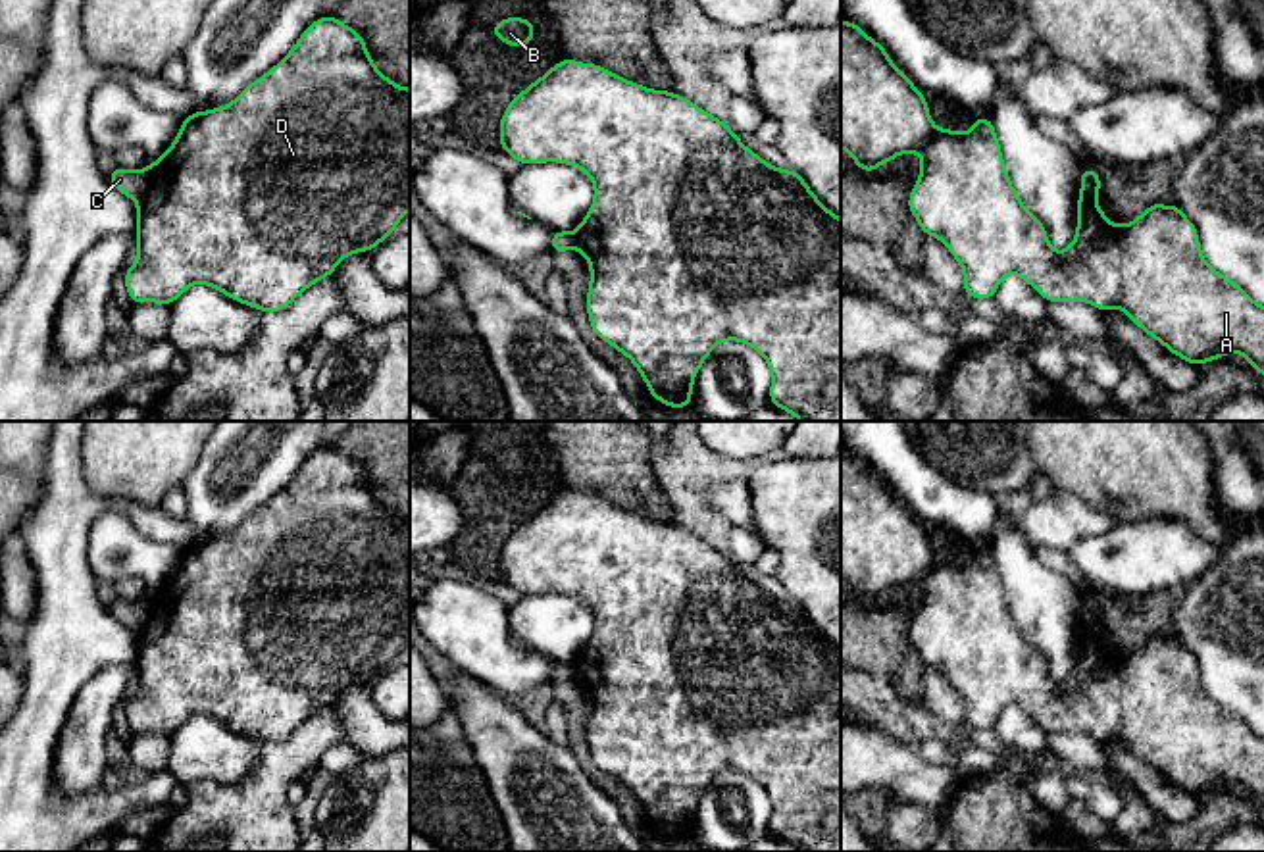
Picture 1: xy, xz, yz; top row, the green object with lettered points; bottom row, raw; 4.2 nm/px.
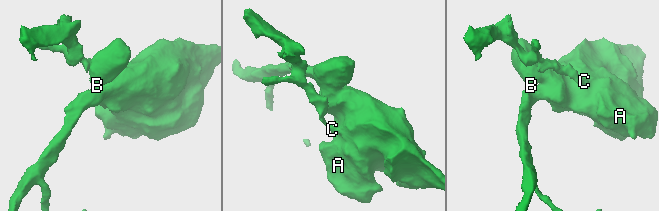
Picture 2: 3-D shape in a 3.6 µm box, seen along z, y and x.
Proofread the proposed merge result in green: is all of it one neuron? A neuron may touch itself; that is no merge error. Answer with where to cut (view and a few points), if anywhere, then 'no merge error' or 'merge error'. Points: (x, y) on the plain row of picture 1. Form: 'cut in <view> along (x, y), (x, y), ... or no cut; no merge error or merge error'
cut in xy along (149, 601), (147, 622), (137, 631); merge error

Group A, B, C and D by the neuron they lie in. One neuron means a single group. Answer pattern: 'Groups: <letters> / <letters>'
Groups: A B D / C

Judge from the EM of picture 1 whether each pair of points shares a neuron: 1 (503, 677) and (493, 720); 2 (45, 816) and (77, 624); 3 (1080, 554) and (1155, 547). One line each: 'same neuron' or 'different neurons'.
1: different neurons
2: same neuron
3: same neuron

